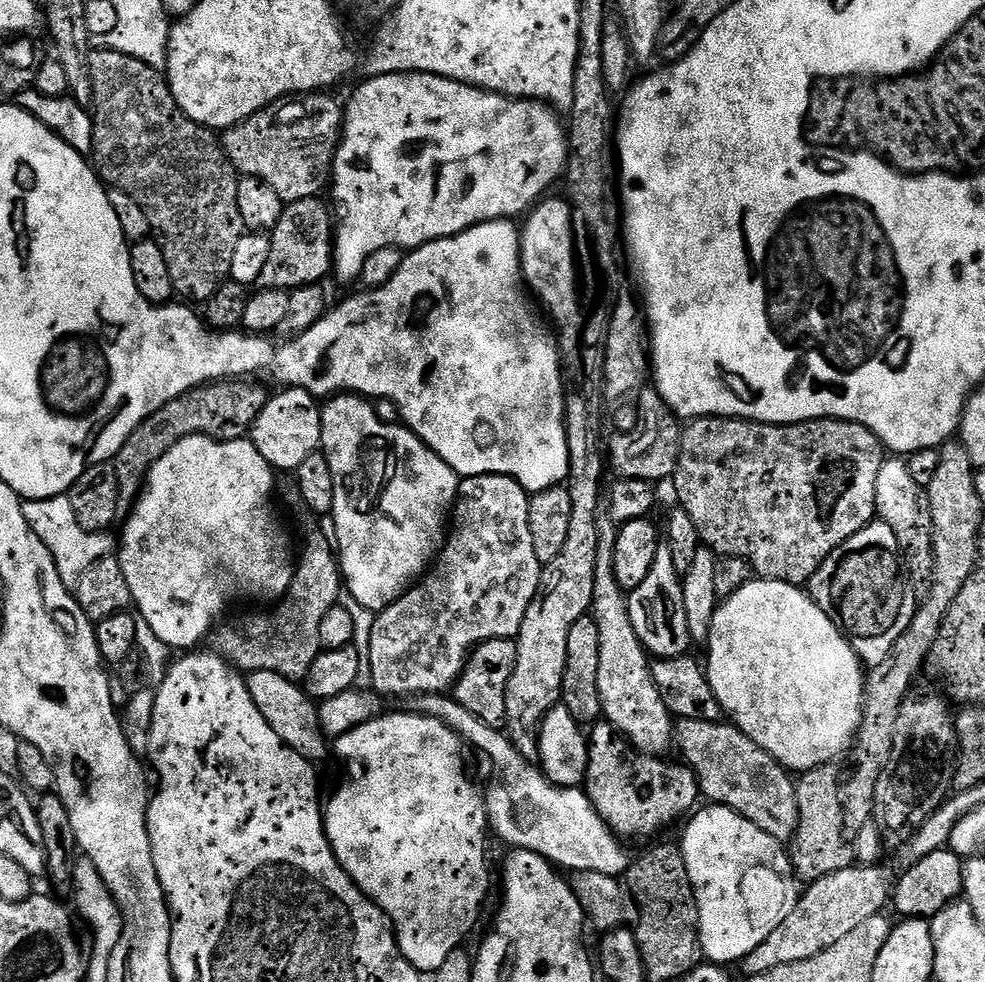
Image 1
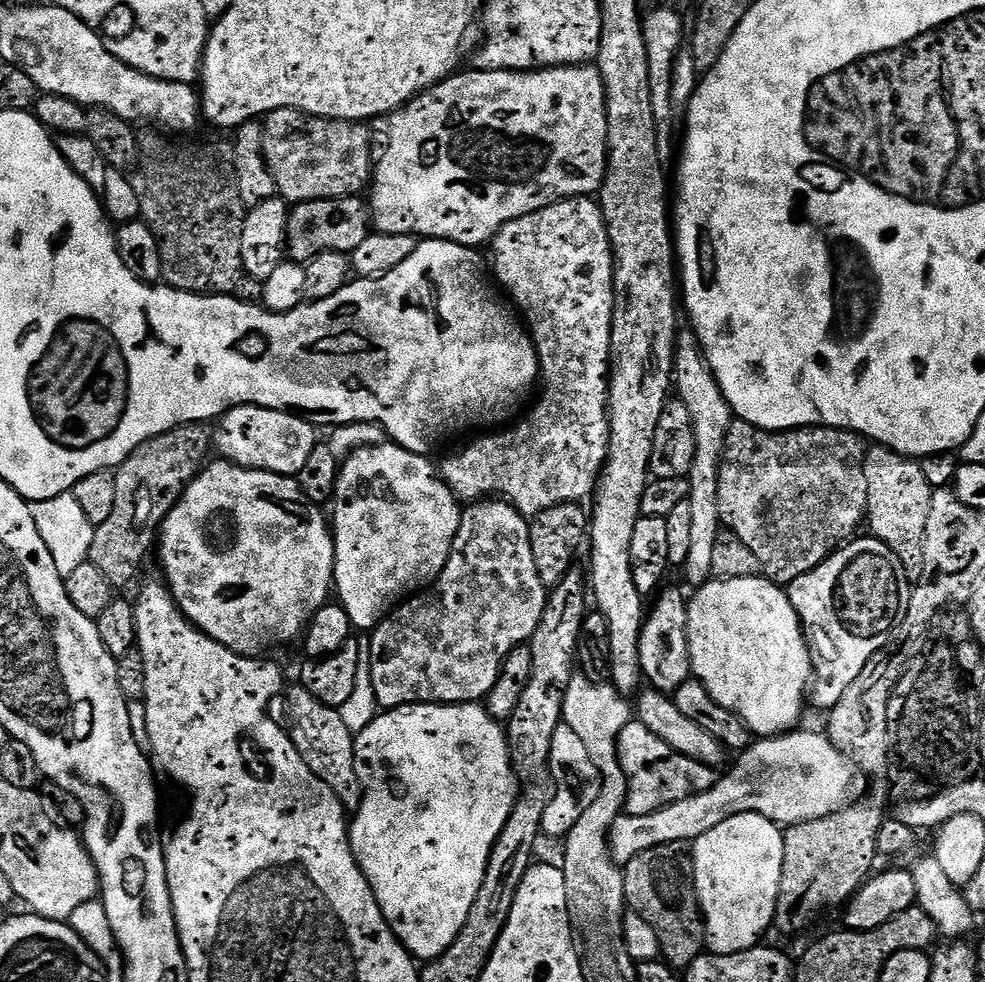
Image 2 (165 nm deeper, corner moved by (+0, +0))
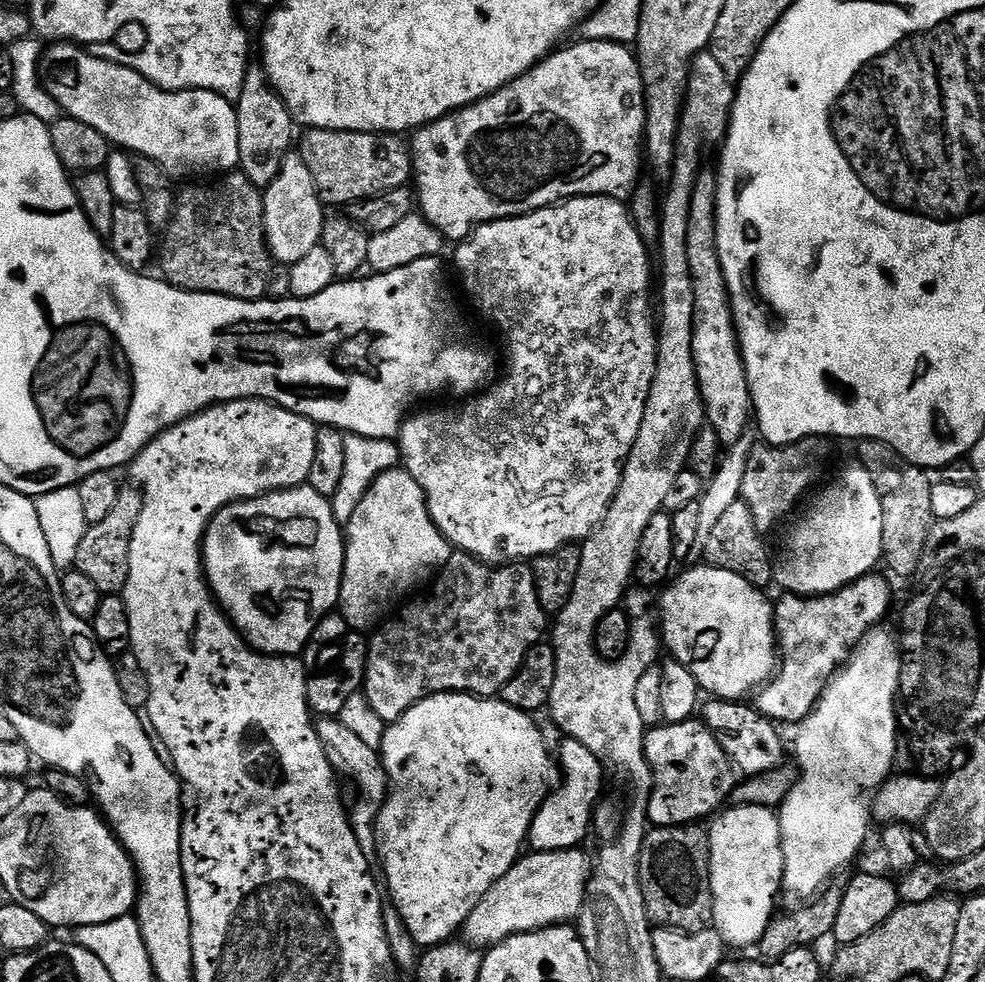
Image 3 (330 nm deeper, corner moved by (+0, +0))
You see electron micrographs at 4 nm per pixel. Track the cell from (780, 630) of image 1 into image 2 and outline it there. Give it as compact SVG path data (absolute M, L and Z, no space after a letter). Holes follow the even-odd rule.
M759 575L733 580L713 578L695 589L693 596L696 597L687 601L692 676L710 690L714 702L731 712L757 737L771 738L793 731L799 725L796 723L804 712L806 693L814 680L814 656L787 591Z

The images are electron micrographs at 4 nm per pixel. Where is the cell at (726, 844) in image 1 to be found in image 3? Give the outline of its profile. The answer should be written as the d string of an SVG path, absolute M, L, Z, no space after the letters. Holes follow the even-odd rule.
M742 804L730 808L721 811L708 828L712 924L729 949L748 948L751 944L752 947L759 945L762 934L766 934L768 923L774 919L774 913L777 911L776 895L779 897L782 892L784 855L780 817L773 809L763 808L757 804Z

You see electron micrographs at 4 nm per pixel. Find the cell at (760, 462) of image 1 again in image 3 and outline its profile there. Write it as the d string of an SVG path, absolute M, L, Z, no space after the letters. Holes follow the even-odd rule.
M810 436L807 440L799 440L793 444L777 446L757 443L749 456L745 478L742 480L740 499L750 506L750 514L754 514L754 526L762 534L784 520L792 512L792 507L808 492L808 487L816 480L820 467L828 460L832 448L823 436Z

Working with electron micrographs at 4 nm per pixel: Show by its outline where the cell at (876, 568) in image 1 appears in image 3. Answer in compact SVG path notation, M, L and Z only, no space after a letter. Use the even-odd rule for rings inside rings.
M876 575L862 576L836 592L807 598L784 594L780 596L780 601L775 601L778 667L772 679L759 689L755 697L757 712L780 726L800 724L812 713L825 686L835 676L836 669L888 612L892 592L887 582Z

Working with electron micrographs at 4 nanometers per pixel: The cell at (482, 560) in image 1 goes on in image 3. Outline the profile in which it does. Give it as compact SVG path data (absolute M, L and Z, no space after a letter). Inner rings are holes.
M456 550L453 551L452 557L446 562L446 566L440 569L435 579L431 581L427 591L428 590L429 592L426 593L421 600L413 599L411 602L408 602L413 602L413 604L405 603L403 607L399 609L399 612L401 611L400 616L394 617L393 620L391 620L391 618L385 619L383 623L371 633L368 641L368 665L364 671L362 693L368 699L369 705L373 708L373 712L378 714L385 722L398 719L402 714L406 714L406 710L410 710L418 702L426 699L427 696L436 696L440 692L466 692L473 696L482 696L485 698L495 697L506 686L506 682L510 682L510 678L514 678L514 674L522 666L522 662L526 658L528 651L531 650L535 644L541 643L543 637L540 635L544 632L546 614L538 602L538 590L534 586L534 574L527 563L509 562L507 564L493 566L476 559L475 556L469 556L466 552Z

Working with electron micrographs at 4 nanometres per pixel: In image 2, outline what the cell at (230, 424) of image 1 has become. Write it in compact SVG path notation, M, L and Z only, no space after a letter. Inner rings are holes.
M179 424L176 428L170 429L166 434L158 434L153 440L147 440L138 450L134 450L127 456L120 467L115 469L116 485L118 491L114 497L114 510L106 522L95 525L96 533L94 542L90 546L90 554L87 563L98 566L102 574L113 586L128 584L140 572L148 551L153 551L157 543L157 532L164 519L170 514L170 510L180 501L182 493L188 489L188 483L200 473L209 459L208 451L211 453L214 448L214 436L207 432L204 424Z

